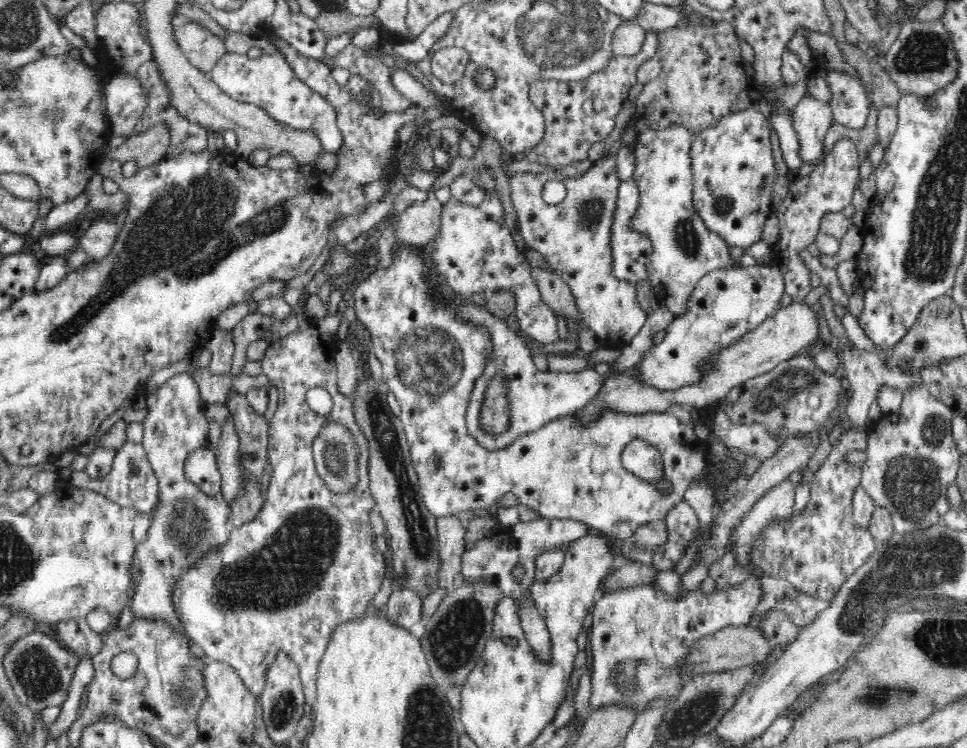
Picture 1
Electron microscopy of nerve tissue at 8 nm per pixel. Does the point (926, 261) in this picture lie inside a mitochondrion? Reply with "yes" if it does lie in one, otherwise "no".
yes

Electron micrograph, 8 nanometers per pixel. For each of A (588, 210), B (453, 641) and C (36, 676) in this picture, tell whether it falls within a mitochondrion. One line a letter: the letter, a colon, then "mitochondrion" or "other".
A: mitochondrion
B: mitochondrion
C: mitochondrion

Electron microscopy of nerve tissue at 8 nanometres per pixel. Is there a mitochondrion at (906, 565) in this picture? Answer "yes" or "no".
yes

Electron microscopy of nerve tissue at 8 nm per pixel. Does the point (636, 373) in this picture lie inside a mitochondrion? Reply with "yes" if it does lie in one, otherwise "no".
no

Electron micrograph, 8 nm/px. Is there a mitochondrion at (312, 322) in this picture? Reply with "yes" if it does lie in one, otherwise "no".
no

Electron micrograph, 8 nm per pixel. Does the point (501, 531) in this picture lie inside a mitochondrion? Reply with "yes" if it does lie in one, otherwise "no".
no

